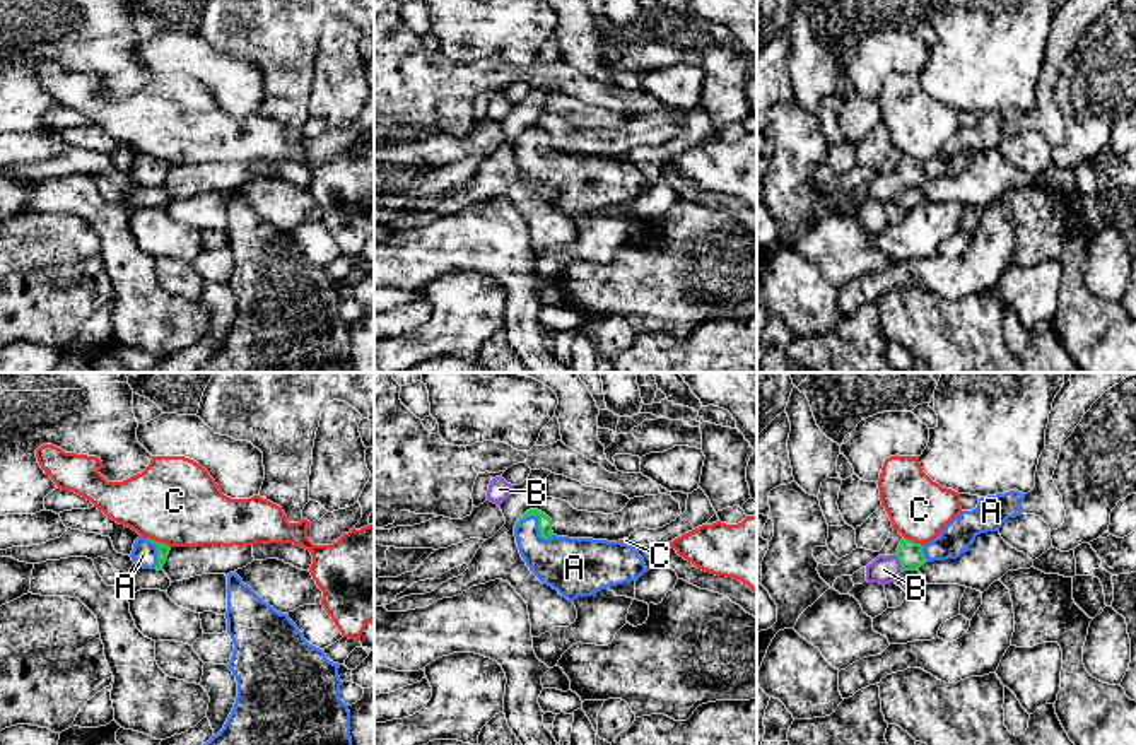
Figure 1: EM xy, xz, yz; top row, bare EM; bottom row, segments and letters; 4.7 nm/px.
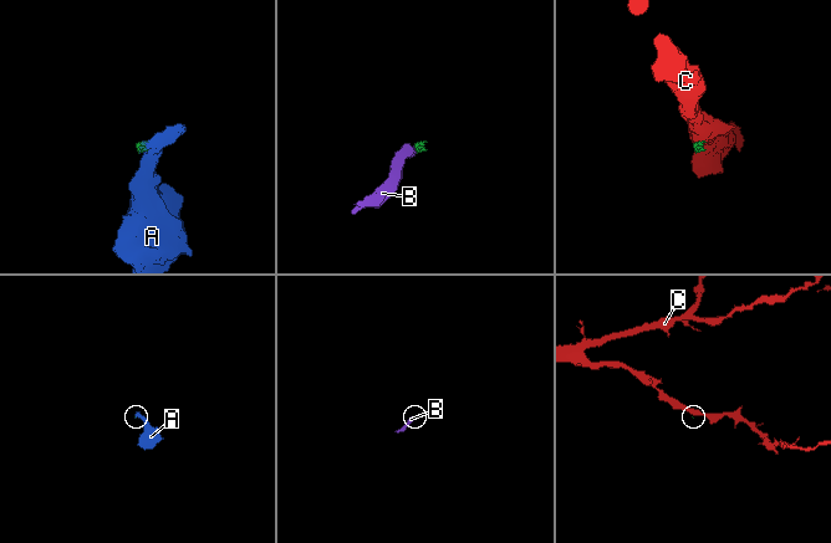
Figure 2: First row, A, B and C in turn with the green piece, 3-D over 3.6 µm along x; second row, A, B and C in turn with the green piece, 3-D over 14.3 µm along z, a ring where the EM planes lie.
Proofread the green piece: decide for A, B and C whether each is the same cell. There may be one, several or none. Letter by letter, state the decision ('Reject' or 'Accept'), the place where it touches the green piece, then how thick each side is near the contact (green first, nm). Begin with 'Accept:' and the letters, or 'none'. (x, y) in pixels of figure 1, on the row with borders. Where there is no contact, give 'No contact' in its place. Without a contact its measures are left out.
Accept: A, B
A: Accept. Touches green at xz (538, 522). Thickness 60 nm (green) against 260 nm
B: Accept. Touches green at yz (899, 561). Thickness 120 nm (green) against 140 nm
C: Reject. Touches green at xy (159, 542). Thickness 60 nm (green) against 400 nm

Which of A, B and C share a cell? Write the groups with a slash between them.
A B / C

